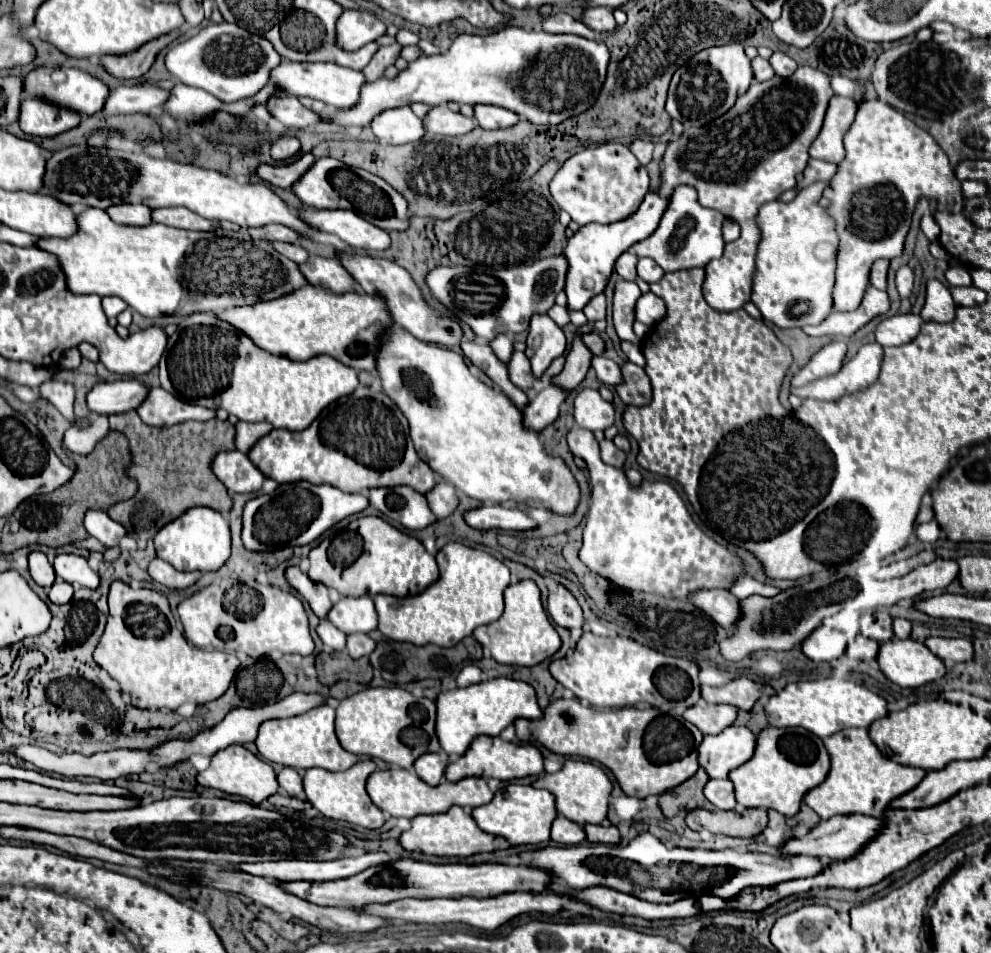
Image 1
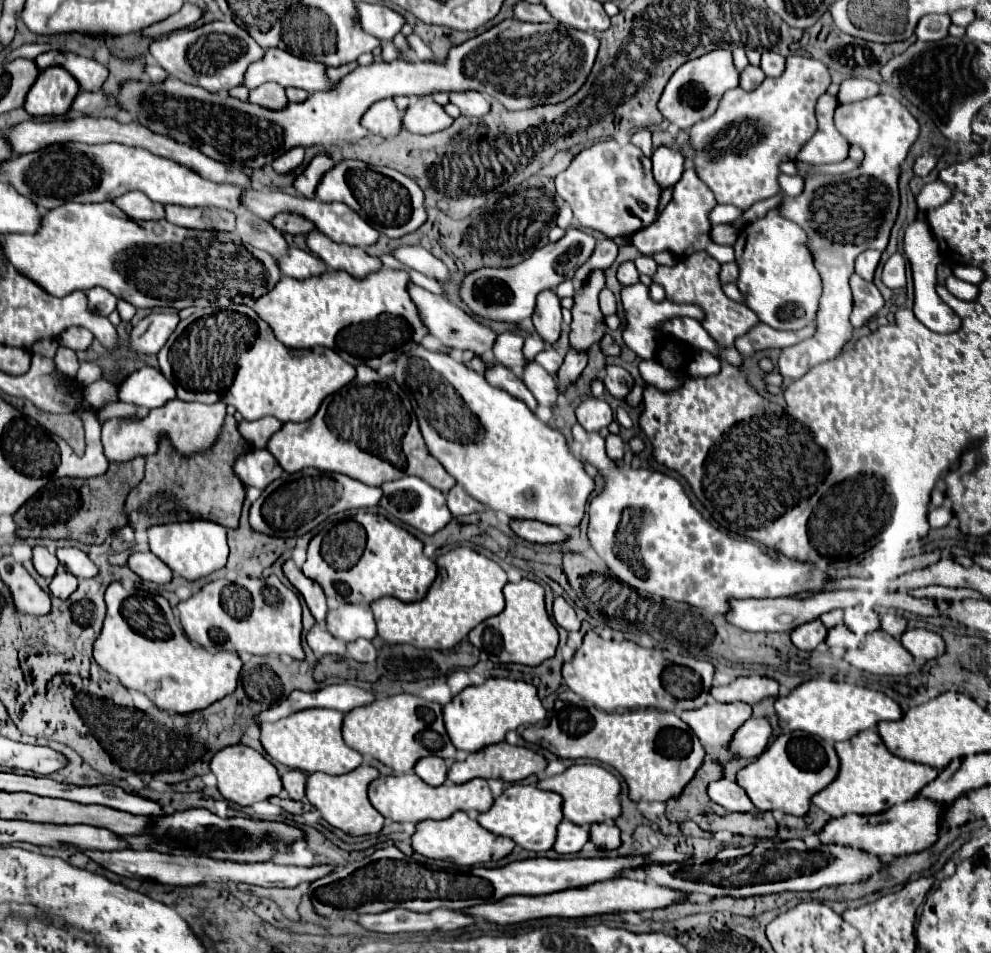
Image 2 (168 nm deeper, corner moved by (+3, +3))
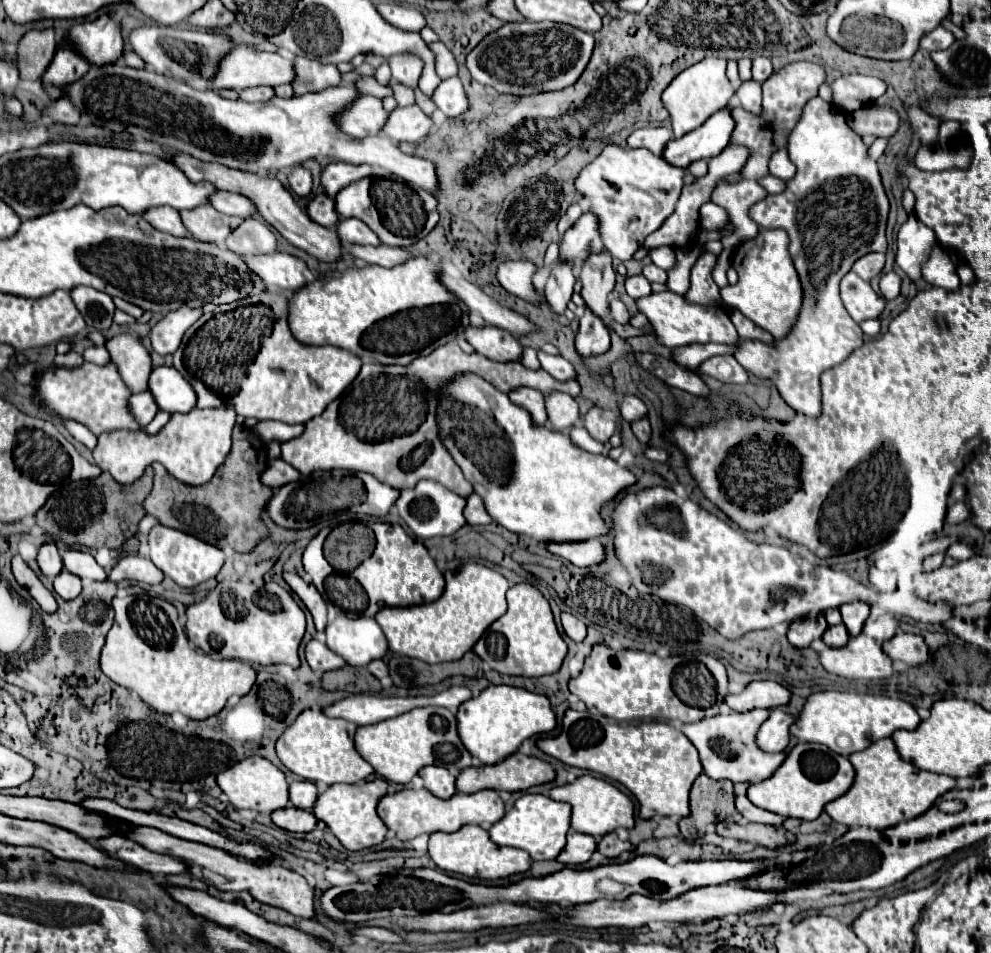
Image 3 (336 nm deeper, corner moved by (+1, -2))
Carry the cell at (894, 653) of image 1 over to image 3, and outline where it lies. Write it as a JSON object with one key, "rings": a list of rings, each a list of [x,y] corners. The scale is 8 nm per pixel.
{"rings":[[[865,634],[853,636],[843,648],[825,648],[819,652],[819,662],[827,672],[849,680],[875,680],[895,674],[891,658]]]}

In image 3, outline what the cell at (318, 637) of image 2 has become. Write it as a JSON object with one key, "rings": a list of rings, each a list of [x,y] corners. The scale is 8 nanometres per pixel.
{"rings":[[[311,640],[307,642],[305,646],[305,658],[307,658],[307,664],[311,666],[311,670],[315,674],[325,674],[325,672],[331,672],[331,670],[339,670],[345,666],[345,662],[337,656],[335,658],[335,652],[331,652],[327,648],[327,644],[321,644],[317,640]]]}

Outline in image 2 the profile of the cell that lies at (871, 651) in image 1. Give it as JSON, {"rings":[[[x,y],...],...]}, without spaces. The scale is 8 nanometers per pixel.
{"rings":[[[837,625],[837,627],[829,629],[829,635],[827,635],[825,643],[827,643],[829,647],[837,647],[837,649],[849,649],[849,645],[851,645],[851,649],[859,647],[857,637],[855,637],[853,631],[849,631],[845,625]]]}

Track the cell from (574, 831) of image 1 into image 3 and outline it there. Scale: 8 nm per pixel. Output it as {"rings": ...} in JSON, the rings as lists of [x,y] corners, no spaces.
{"rings":[[[571,830],[567,834],[567,844],[563,852],[557,856],[557,860],[563,864],[585,864],[593,856],[595,850],[597,850],[595,838]]]}

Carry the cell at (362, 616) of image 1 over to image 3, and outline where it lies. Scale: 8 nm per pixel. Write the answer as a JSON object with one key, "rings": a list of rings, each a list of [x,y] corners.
{"rings":[[[337,616],[327,624],[327,646],[349,666],[357,668],[387,654],[385,634],[373,618]]]}

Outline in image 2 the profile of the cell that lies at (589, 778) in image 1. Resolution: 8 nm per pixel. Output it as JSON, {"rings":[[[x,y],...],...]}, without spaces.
{"rings":[[[593,763],[571,765],[561,775],[541,779],[537,783],[537,787],[545,789],[545,791],[559,793],[563,797],[563,815],[565,815],[565,819],[569,819],[577,825],[601,823],[605,819],[615,819],[621,813],[621,805],[617,801],[621,785],[619,785],[617,777],[611,775],[607,769],[603,769],[601,765],[593,765]]]}

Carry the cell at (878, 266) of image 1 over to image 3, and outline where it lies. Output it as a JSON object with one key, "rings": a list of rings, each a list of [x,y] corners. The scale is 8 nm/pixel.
{"rings":[[[867,254],[863,258],[859,258],[853,264],[853,270],[863,278],[863,280],[871,280],[873,276],[877,276],[885,266],[885,254]]]}

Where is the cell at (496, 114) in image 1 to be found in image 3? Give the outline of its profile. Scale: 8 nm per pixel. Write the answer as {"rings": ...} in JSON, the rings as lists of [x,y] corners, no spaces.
{"rings":[[[457,76],[443,80],[443,82],[439,84],[439,88],[435,88],[435,92],[433,92],[433,102],[435,102],[437,108],[439,108],[445,116],[449,116],[449,118],[461,116],[461,114],[469,108],[465,90],[463,90],[461,80],[459,80]]]}

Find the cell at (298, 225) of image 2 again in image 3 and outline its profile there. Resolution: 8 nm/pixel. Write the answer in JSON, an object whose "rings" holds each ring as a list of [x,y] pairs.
{"rings":[[[327,194],[315,196],[315,198],[307,204],[307,214],[309,214],[311,220],[315,220],[317,224],[321,224],[321,226],[325,226],[325,228],[333,226],[333,224],[339,220],[339,216],[337,216],[337,212],[335,212],[335,200],[329,198]]]}

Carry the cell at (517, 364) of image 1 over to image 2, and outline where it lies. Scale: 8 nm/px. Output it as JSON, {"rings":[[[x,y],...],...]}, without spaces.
{"rings":[[[527,361],[527,365],[523,367],[521,381],[525,383],[525,387],[529,387],[529,391],[533,393],[539,405],[553,407],[557,403],[557,397],[559,397],[557,379],[555,375],[549,375],[539,363]]]}

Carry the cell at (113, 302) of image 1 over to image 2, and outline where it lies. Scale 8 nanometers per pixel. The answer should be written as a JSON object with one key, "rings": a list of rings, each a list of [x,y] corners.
{"rings":[[[103,287],[89,289],[87,299],[89,299],[89,309],[103,317],[107,317],[111,311],[115,311],[115,305],[117,305],[117,297],[111,291],[105,291]]]}

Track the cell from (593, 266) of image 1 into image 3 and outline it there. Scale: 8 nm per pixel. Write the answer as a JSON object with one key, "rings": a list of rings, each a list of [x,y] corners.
{"rings":[[[725,106],[715,112],[703,126],[691,130],[683,138],[669,140],[663,158],[673,166],[687,168],[695,160],[717,156],[729,144],[733,130],[735,120],[731,116],[731,108]]]}

